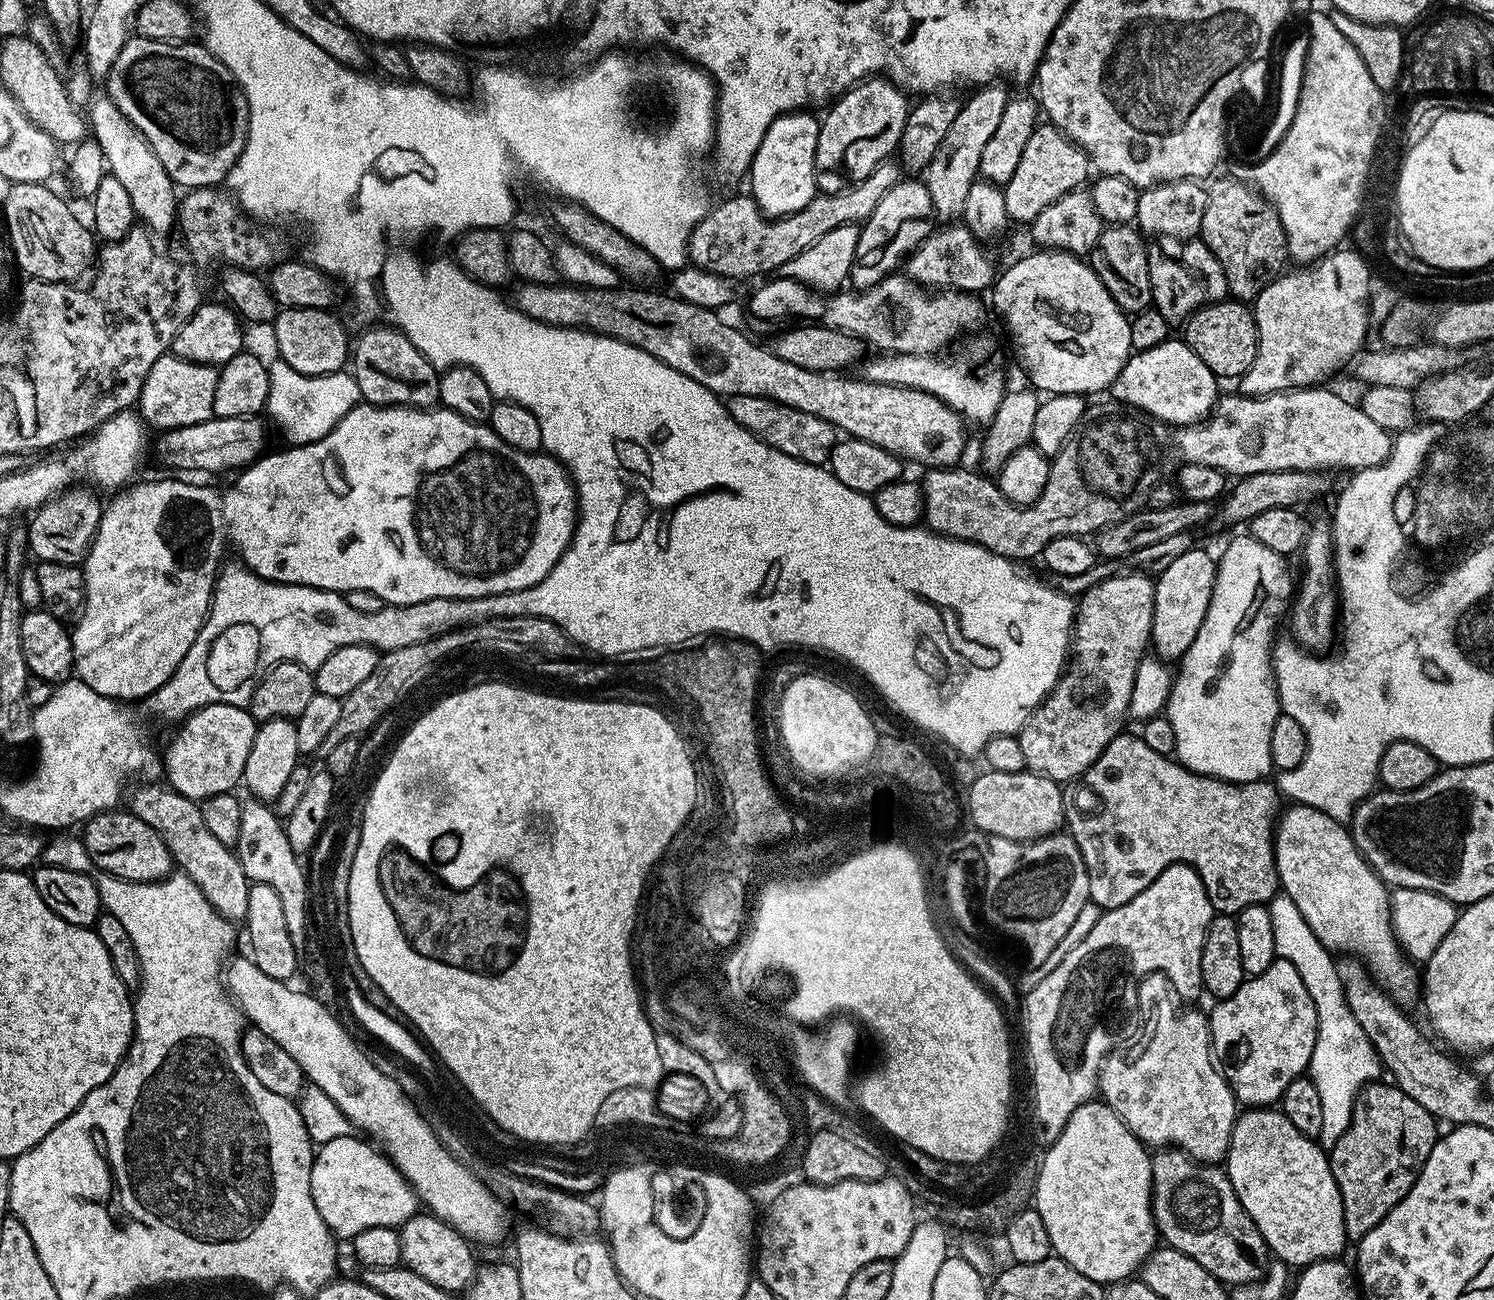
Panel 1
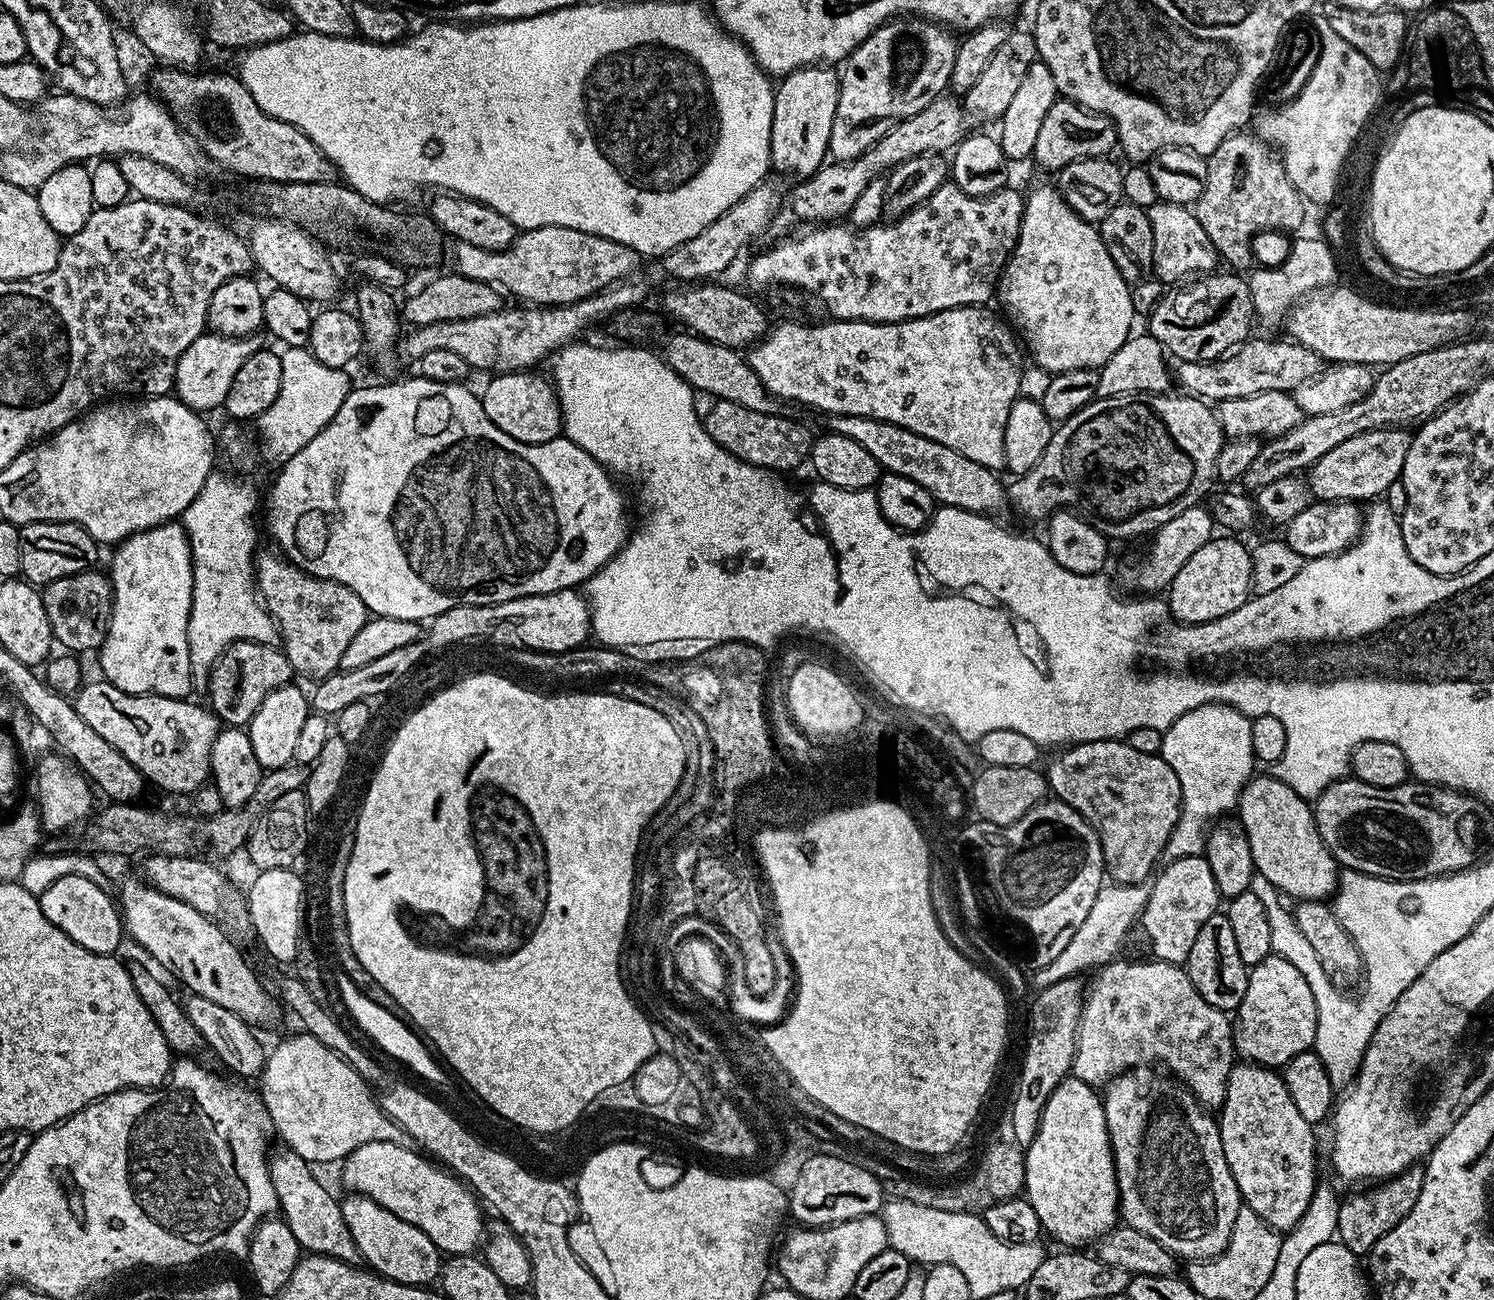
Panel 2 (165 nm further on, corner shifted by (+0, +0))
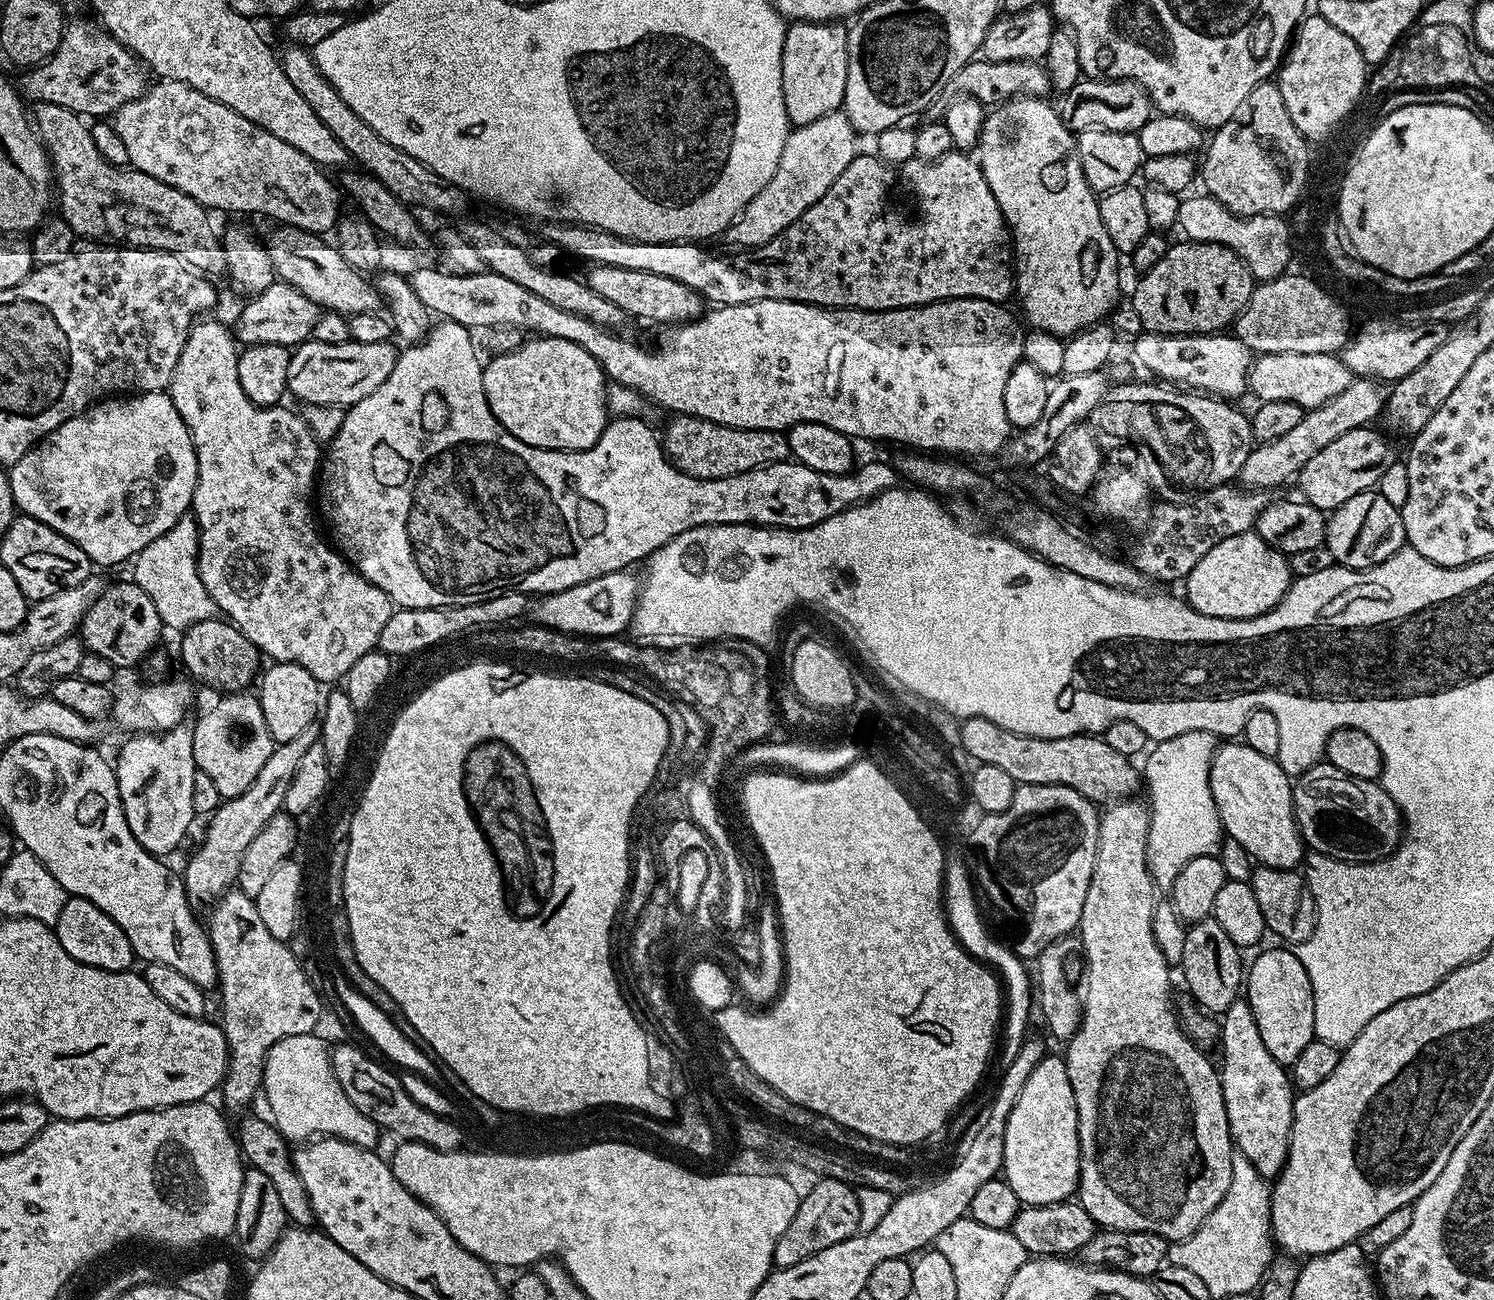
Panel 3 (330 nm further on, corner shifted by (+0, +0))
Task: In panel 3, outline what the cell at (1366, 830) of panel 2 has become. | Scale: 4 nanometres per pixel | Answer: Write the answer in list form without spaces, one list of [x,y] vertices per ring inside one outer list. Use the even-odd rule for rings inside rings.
[[[1326,762],[1295,777],[1292,805],[1305,845],[1323,856],[1347,864],[1369,864],[1386,859],[1400,844],[1402,817],[1394,798],[1379,783],[1355,780]]]

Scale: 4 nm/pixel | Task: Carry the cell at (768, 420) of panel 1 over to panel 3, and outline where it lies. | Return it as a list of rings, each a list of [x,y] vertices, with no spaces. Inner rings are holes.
[[[677,415],[672,418],[668,429],[662,432],[662,443],[672,465],[699,480],[726,478],[766,464],[788,460],[790,456],[788,437],[783,431],[731,428],[725,424],[700,420],[697,416]]]

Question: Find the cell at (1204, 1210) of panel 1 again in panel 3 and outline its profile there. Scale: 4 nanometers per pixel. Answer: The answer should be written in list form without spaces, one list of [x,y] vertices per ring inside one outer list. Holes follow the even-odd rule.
[[[1125,798],[1109,803],[1108,808],[1103,809],[1100,816],[1100,833],[1098,834],[1098,846],[1096,847],[1096,861],[1094,862],[1094,874],[1090,878],[1090,886],[1086,890],[1086,902],[1082,906],[1082,914],[1080,915],[1080,923],[1078,925],[1078,937],[1084,943],[1084,956],[1088,959],[1088,989],[1082,992],[1082,1015],[1080,1017],[1080,1025],[1076,1027],[1076,1032],[1071,1040],[1067,1041],[1066,1048],[1068,1052],[1063,1053],[1066,1062],[1066,1074],[1070,1074],[1070,1086],[1074,1090],[1074,1106],[1078,1110],[1078,1142],[1080,1143],[1080,1186],[1078,1189],[1078,1202],[1086,1210],[1086,1214],[1090,1214],[1092,1221],[1101,1229],[1111,1230],[1114,1232],[1149,1232],[1150,1234],[1158,1234],[1162,1238],[1166,1238],[1169,1242],[1184,1240],[1190,1234],[1194,1234],[1194,1230],[1198,1230],[1198,1226],[1202,1226],[1202,1222],[1206,1222],[1206,1218],[1218,1206],[1218,1202],[1222,1202],[1222,1198],[1226,1198],[1226,1190],[1230,1190],[1230,1166],[1232,1165],[1232,1154],[1234,1145],[1232,1143],[1232,1135],[1230,1134],[1230,1126],[1226,1118],[1226,1102],[1222,1098],[1222,1086],[1220,1085],[1220,1074],[1215,1063],[1208,1061],[1209,1053],[1205,1049],[1198,1047],[1196,1043],[1188,1037],[1187,1032],[1182,1027],[1181,1017],[1178,1012],[1172,1009],[1172,976],[1170,973],[1170,965],[1166,962],[1166,958],[1162,954],[1162,950],[1158,946],[1158,942],[1154,938],[1154,930],[1152,929],[1152,919],[1154,918],[1154,906],[1158,899],[1158,889],[1152,881],[1152,875],[1148,869],[1146,862],[1146,842],[1148,841],[1148,818],[1150,808],[1147,803],[1139,804],[1136,798]]]

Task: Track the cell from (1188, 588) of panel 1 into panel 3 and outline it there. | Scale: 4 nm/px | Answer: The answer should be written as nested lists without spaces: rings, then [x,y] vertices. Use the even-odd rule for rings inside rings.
[[[1254,530],[1243,532],[1234,538],[1226,538],[1190,570],[1188,579],[1183,581],[1183,595],[1186,597],[1187,604],[1198,614],[1206,614],[1214,618],[1226,618],[1227,620],[1249,620],[1255,616],[1261,616],[1270,611],[1286,594],[1286,590],[1293,582],[1293,574],[1290,567],[1289,557],[1277,548],[1271,548],[1261,536]]]

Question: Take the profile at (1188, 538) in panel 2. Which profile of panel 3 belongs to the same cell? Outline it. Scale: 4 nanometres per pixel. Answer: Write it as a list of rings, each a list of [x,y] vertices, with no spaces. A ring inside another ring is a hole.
[[[1356,378],[1338,398],[1334,398],[1329,404],[1324,404],[1321,408],[1313,408],[1305,411],[1302,422],[1290,430],[1290,434],[1285,434],[1283,438],[1271,440],[1268,444],[1257,443],[1253,447],[1252,453],[1246,458],[1242,466],[1239,479],[1243,481],[1249,489],[1269,490],[1276,488],[1279,484],[1284,484],[1288,479],[1295,477],[1318,450],[1330,446],[1334,438],[1342,438],[1346,430],[1362,428],[1373,423],[1372,419],[1379,417],[1384,411],[1386,403],[1385,393],[1380,393],[1381,385],[1372,378]]]

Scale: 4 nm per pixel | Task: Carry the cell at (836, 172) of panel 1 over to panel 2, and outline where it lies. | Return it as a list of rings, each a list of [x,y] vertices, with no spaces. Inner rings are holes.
[[[893,18],[872,31],[843,61],[844,72],[839,73],[840,93],[834,110],[834,130],[830,130],[828,151],[836,162],[853,160],[878,142],[900,120],[918,114],[931,100],[949,87],[948,78],[953,69],[957,37],[947,27],[923,18]]]

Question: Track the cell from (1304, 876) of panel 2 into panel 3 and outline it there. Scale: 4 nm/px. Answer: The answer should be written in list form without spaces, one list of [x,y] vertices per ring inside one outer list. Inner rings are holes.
[[[1224,742],[1217,747],[1210,766],[1210,790],[1220,815],[1220,826],[1242,844],[1257,865],[1292,870],[1305,859],[1306,845],[1296,824],[1292,786],[1293,781],[1278,761],[1258,754],[1258,750],[1250,750],[1248,744]]]

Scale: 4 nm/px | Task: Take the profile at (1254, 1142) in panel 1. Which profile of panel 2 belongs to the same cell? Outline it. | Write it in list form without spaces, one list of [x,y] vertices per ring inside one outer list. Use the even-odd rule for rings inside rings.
[[[1240,1062],[1235,1065],[1226,1086],[1226,1098],[1218,1109],[1218,1123],[1222,1150],[1234,1174],[1241,1201],[1277,1232],[1290,1232],[1306,1214],[1318,1183],[1316,1177],[1316,1136],[1313,1125],[1298,1114],[1290,1094],[1286,1094],[1284,1077],[1279,1071],[1265,1068],[1263,1064]]]

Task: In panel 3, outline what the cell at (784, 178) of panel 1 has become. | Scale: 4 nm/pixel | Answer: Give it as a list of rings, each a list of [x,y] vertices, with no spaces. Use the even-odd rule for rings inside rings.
[[[801,20],[787,25],[782,50],[782,98],[786,102],[788,123],[792,126],[818,122],[826,114],[837,111],[846,94],[846,66],[848,65],[848,28],[840,22]]]

